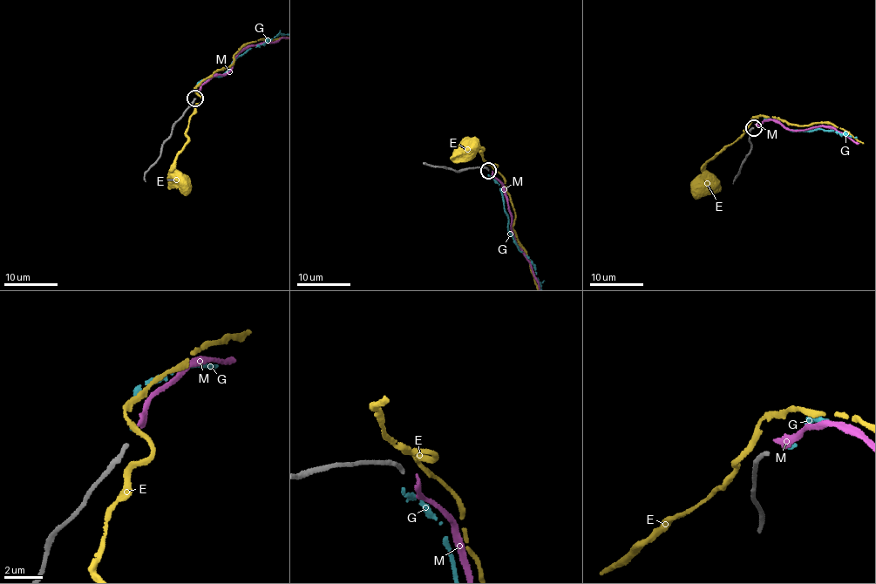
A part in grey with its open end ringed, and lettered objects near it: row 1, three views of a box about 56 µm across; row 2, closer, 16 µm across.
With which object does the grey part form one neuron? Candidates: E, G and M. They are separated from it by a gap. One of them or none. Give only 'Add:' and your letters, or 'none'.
Add: G

